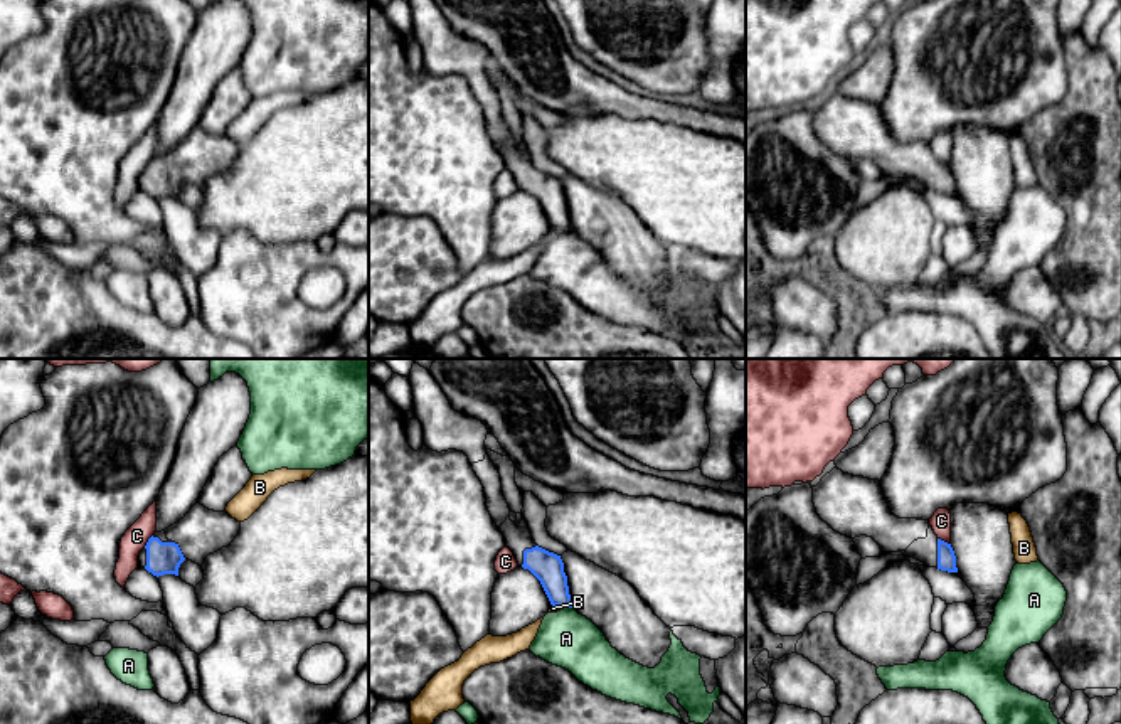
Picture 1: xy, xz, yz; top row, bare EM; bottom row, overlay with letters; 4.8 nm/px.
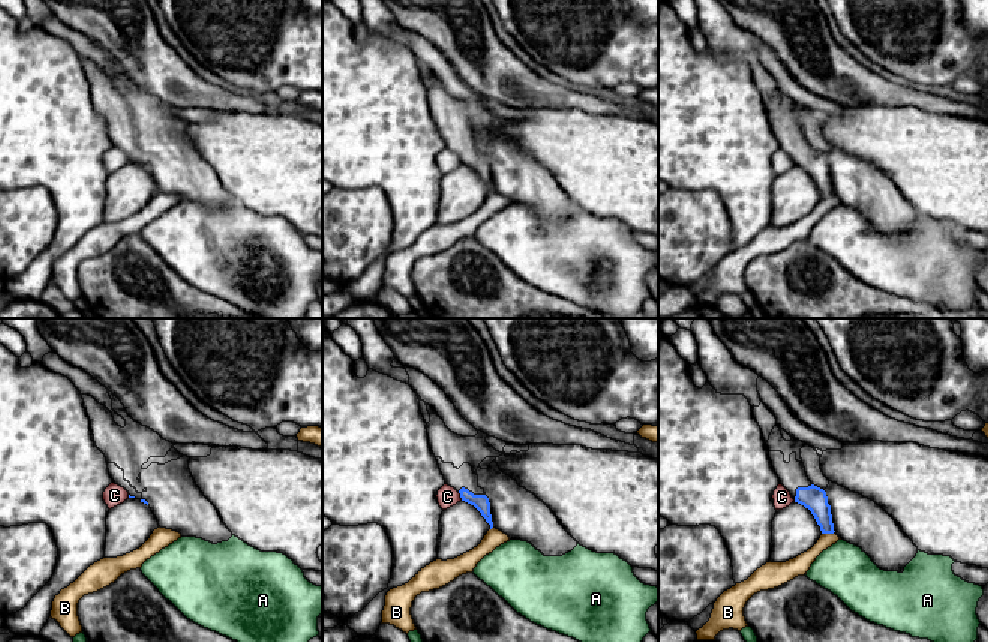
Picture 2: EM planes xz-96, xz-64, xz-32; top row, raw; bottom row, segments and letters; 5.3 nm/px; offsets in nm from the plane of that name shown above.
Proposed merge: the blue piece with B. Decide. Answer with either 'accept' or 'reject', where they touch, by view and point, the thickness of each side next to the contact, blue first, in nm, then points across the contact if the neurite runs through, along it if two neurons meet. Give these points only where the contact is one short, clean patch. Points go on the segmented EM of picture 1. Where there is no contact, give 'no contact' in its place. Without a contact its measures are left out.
reject; meets blue in xz at (557, 605); 150 nm thick on the blue side, 30 nm on the other; border along xz (552, 605), (563, 608)

